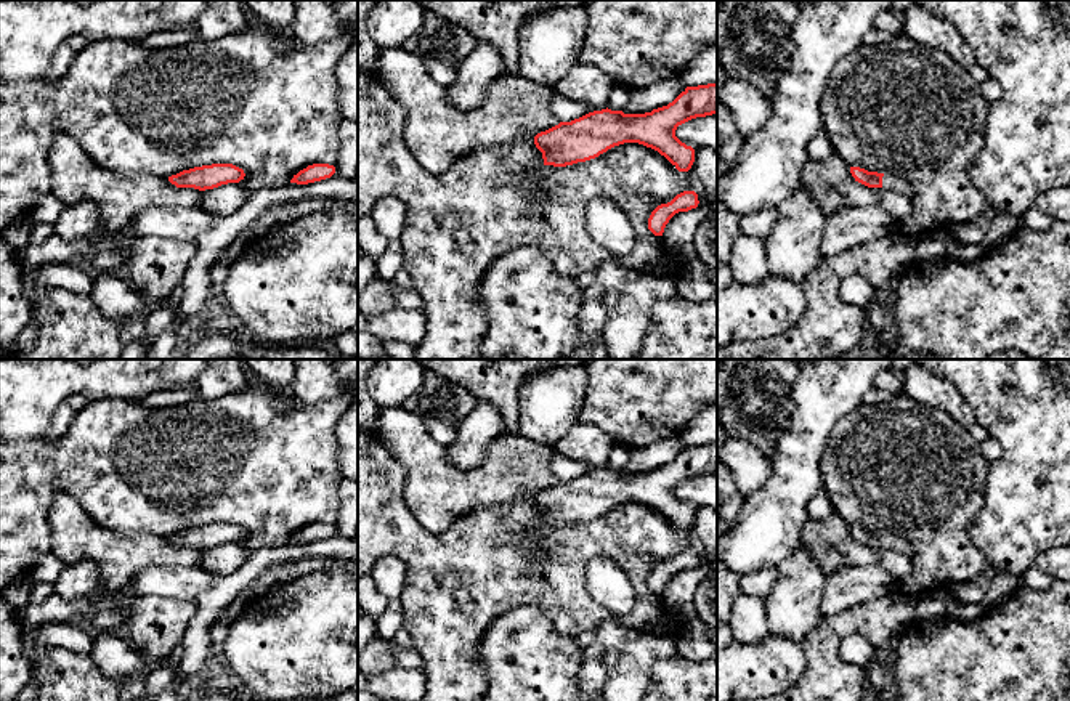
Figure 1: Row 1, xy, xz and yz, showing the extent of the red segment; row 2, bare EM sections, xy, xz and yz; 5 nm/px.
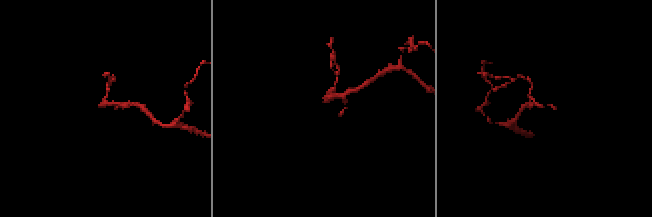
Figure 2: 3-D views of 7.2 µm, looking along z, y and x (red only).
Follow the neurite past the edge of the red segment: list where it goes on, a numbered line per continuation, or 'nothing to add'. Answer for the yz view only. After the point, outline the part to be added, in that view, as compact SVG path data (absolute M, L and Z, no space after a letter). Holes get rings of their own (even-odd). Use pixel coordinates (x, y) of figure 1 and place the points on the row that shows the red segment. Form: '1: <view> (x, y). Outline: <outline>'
1: yz (899, 185). Outline: M882 176L882 188L884 189L892 189L897 191L906 197L914 197L914 189L902 178L895 178L895 176Z

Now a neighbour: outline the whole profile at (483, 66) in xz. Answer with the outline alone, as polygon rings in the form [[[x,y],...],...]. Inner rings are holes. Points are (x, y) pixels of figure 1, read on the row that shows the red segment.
[[[478,43],[459,66],[457,75],[448,87],[446,101],[459,109],[478,107],[489,85],[504,75],[505,66],[497,50],[489,43]]]

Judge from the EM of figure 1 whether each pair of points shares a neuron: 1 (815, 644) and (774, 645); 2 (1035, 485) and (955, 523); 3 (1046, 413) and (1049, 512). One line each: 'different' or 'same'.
1: different
2: different
3: same

